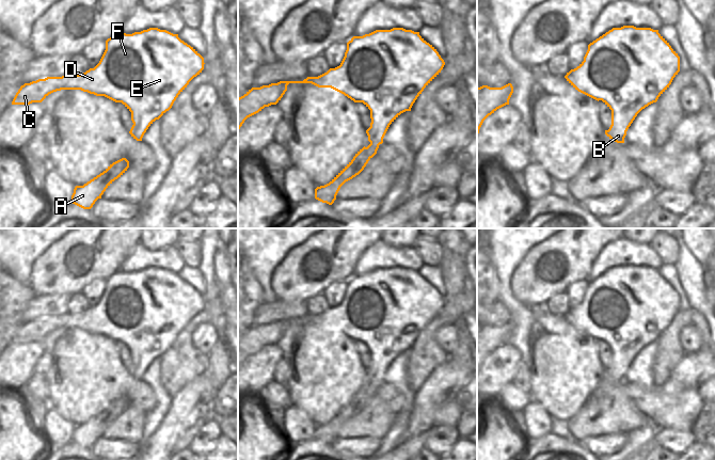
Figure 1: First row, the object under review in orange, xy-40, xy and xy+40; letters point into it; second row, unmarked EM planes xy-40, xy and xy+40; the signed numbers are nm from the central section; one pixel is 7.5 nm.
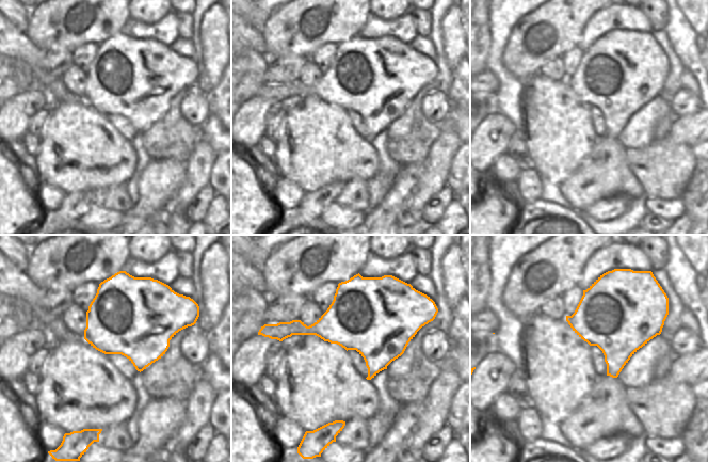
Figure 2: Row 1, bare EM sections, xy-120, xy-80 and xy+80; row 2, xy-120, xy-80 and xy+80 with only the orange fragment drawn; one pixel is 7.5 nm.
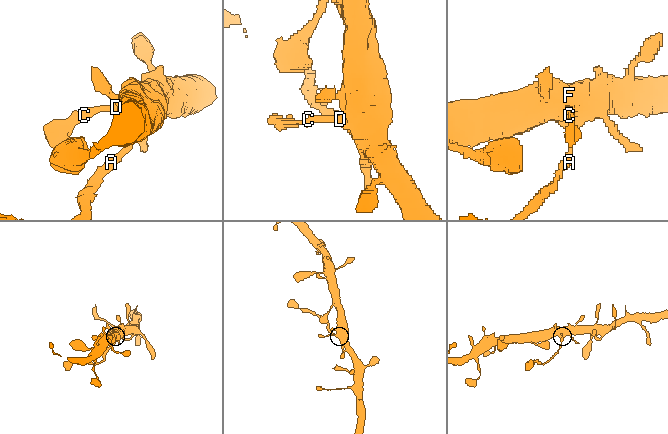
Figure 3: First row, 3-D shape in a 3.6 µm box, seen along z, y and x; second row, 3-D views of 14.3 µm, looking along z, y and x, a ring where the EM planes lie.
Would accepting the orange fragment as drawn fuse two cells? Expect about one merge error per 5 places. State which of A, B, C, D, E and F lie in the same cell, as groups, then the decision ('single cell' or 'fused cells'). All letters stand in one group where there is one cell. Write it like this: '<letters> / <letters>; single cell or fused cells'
A / B C D E F; fused cells

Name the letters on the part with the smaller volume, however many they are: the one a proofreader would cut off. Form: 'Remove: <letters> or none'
Remove: A

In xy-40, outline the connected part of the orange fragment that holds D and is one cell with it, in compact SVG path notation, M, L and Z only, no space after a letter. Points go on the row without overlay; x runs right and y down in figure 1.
M149 267L126 273L117 271L106 280L106 289L94 306L81 314L47 316L25 322L12 344L42 342L49 333L61 329L81 329L122 342L130 351L133 362L129 372L137 380L148 366L169 350L189 321L204 308L204 297L190 284L166 269Z

